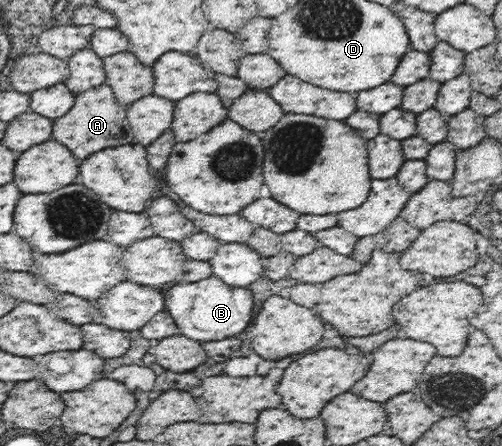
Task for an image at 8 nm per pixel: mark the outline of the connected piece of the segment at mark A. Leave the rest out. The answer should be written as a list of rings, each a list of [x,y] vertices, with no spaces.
[[[104,84],[85,90],[79,95],[75,95],[74,106],[72,106],[64,116],[53,121],[52,139],[59,143],[62,142],[64,146],[68,146],[76,158],[88,158],[88,156],[94,154],[96,150],[104,150],[104,148],[112,148],[112,146],[130,144],[130,142],[132,142],[132,130],[128,128],[124,106],[120,106],[113,90],[108,85]]]

